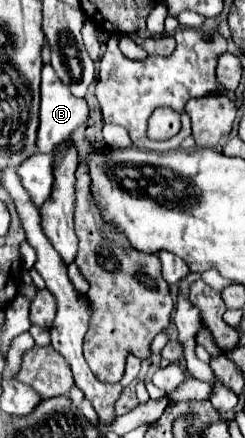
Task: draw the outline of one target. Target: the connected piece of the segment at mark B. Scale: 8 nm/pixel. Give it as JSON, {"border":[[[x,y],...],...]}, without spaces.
{"border":[[[49,63],[43,65],[43,71],[41,71],[41,117],[39,119],[41,123],[39,123],[39,133],[37,133],[37,147],[41,153],[49,153],[51,149],[55,149],[55,145],[69,139],[79,127],[87,125],[89,121],[87,101],[81,97],[75,97],[71,89],[55,75]]]}

